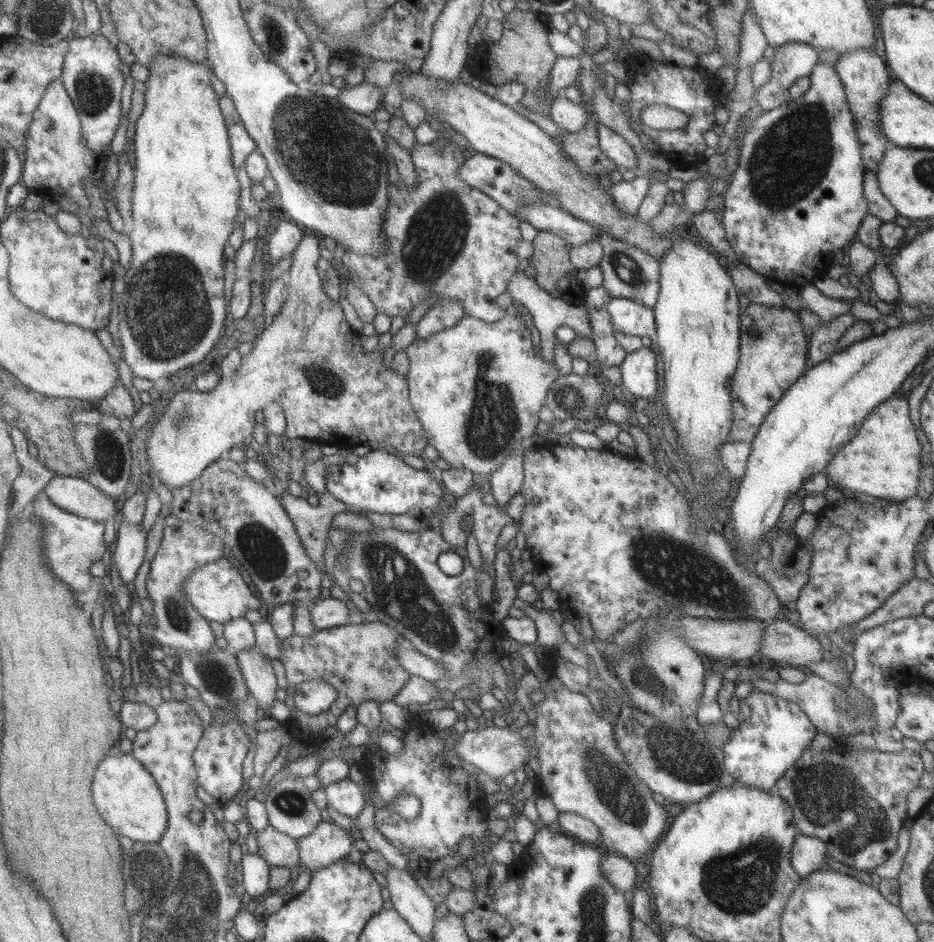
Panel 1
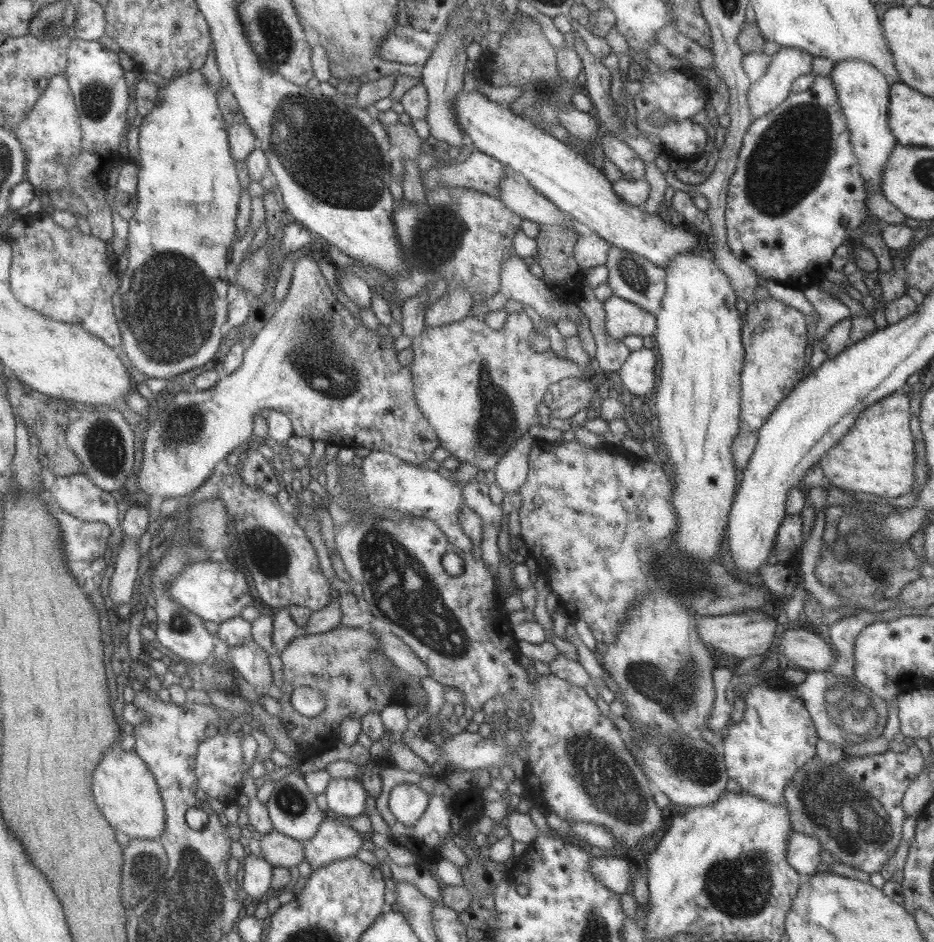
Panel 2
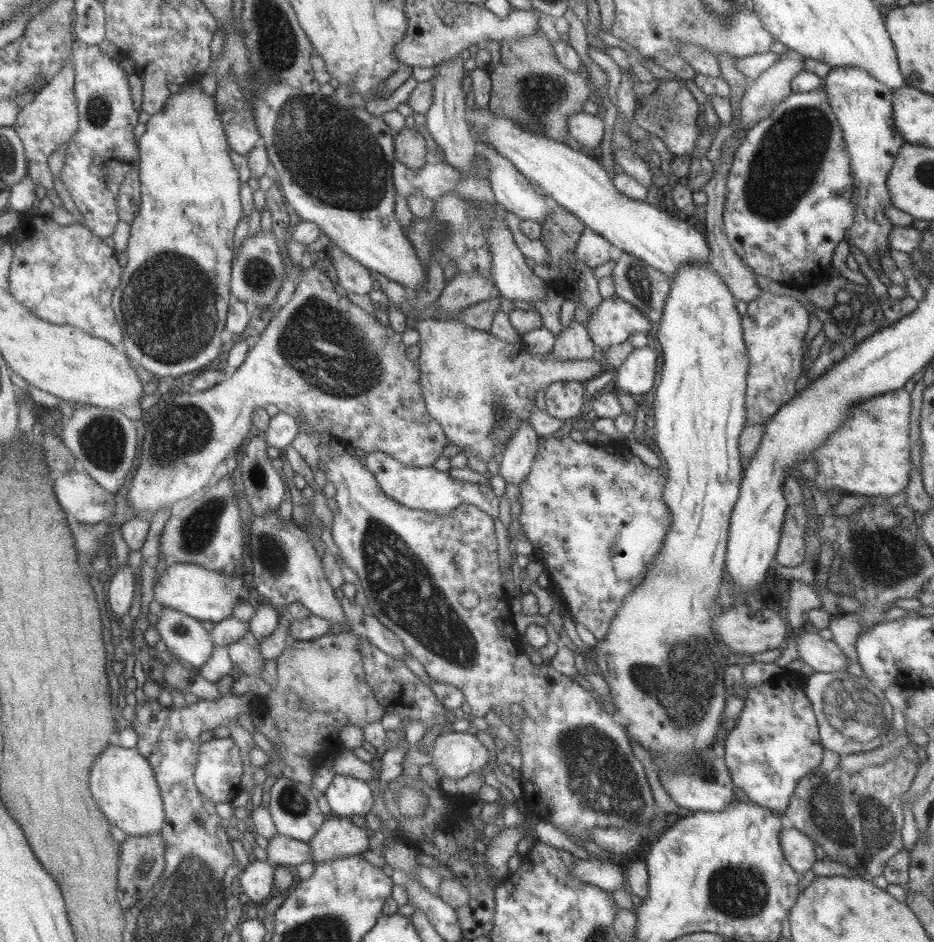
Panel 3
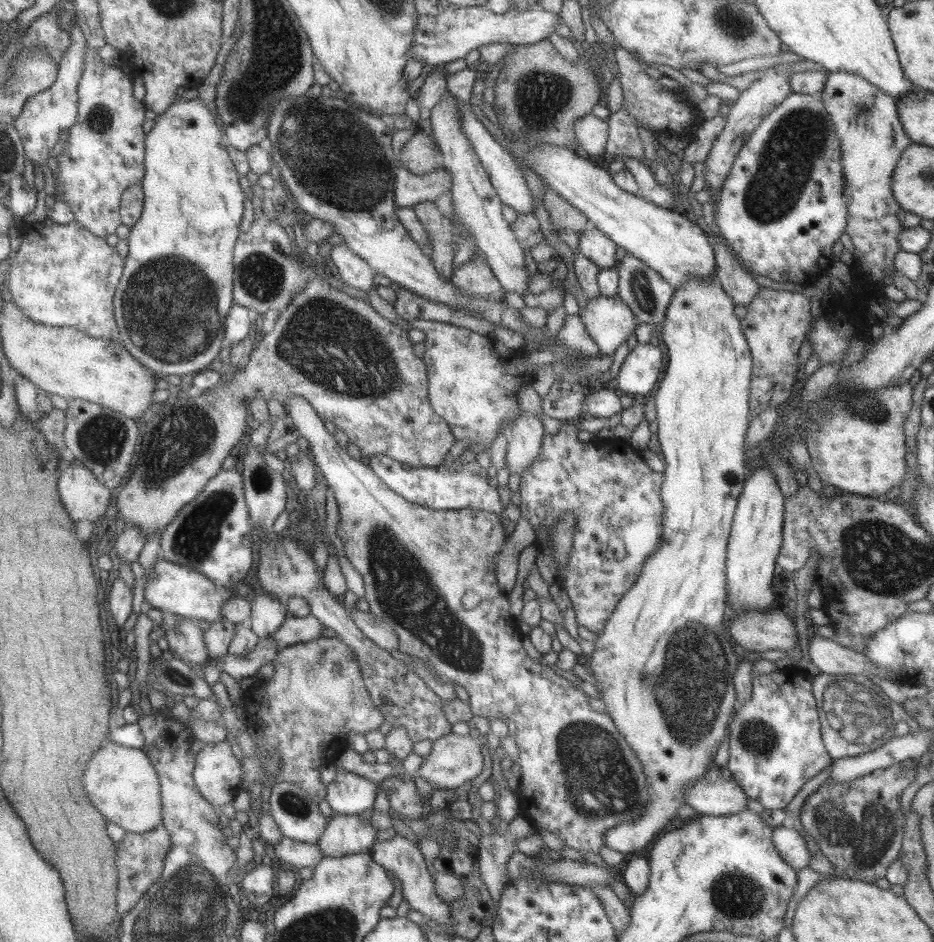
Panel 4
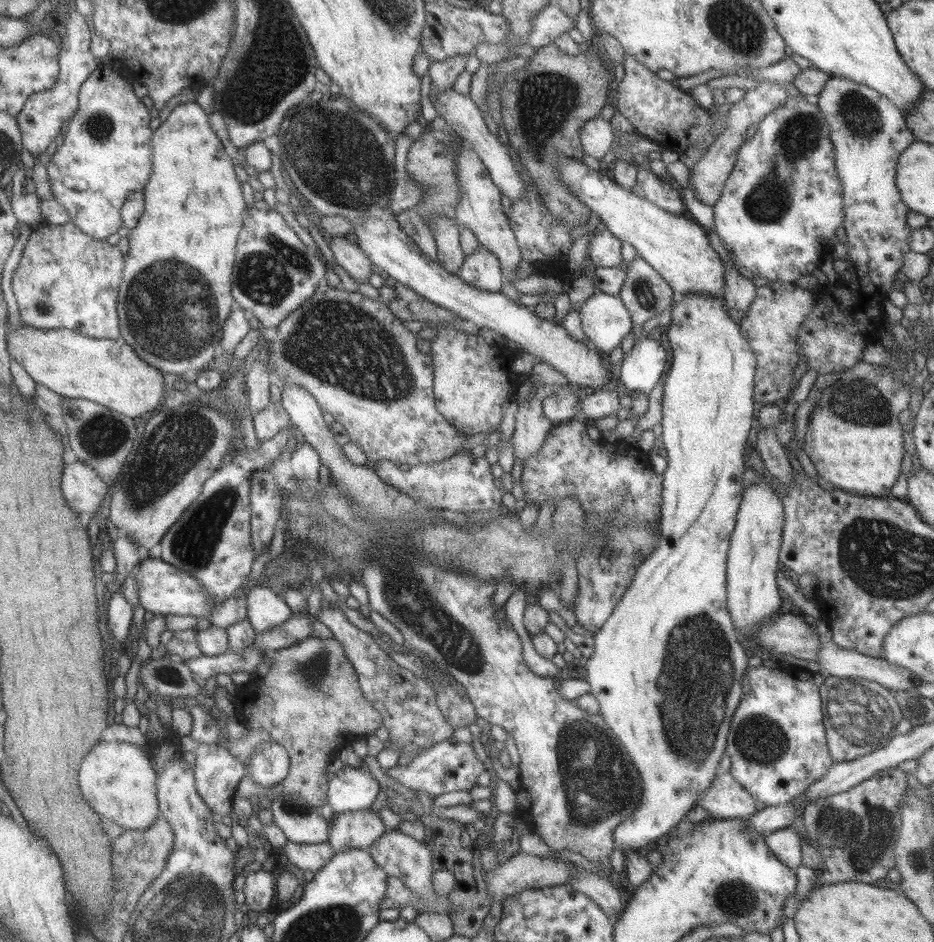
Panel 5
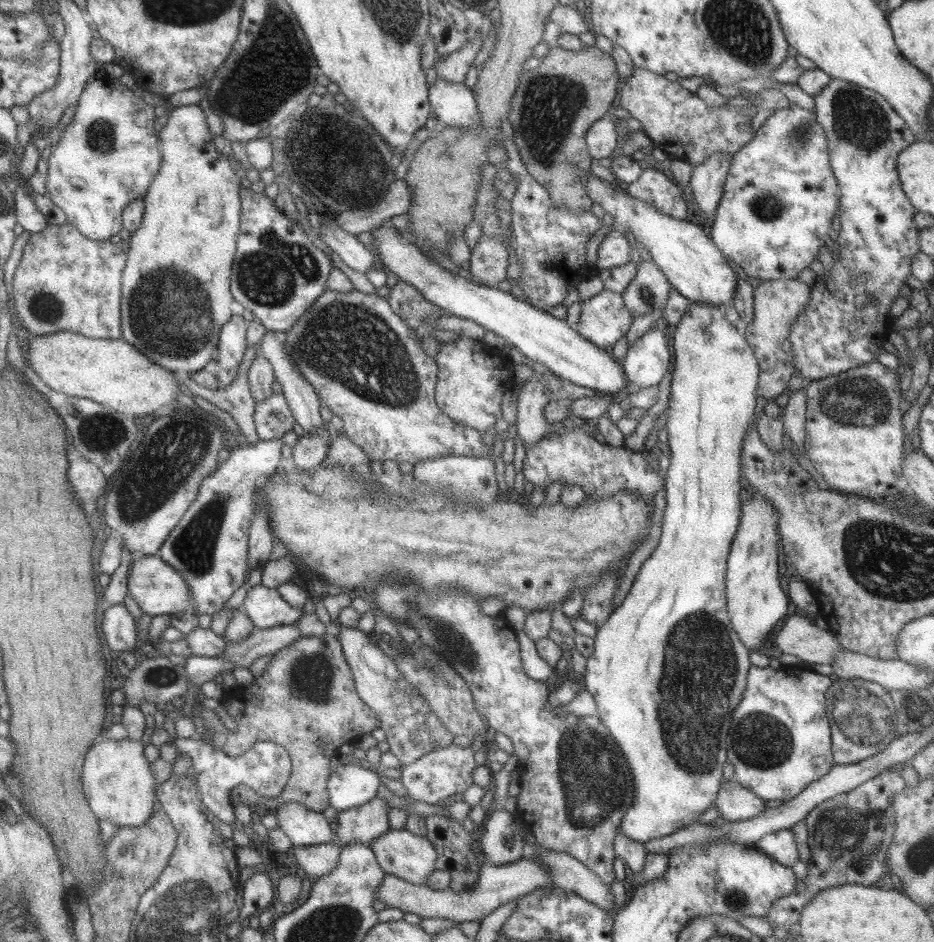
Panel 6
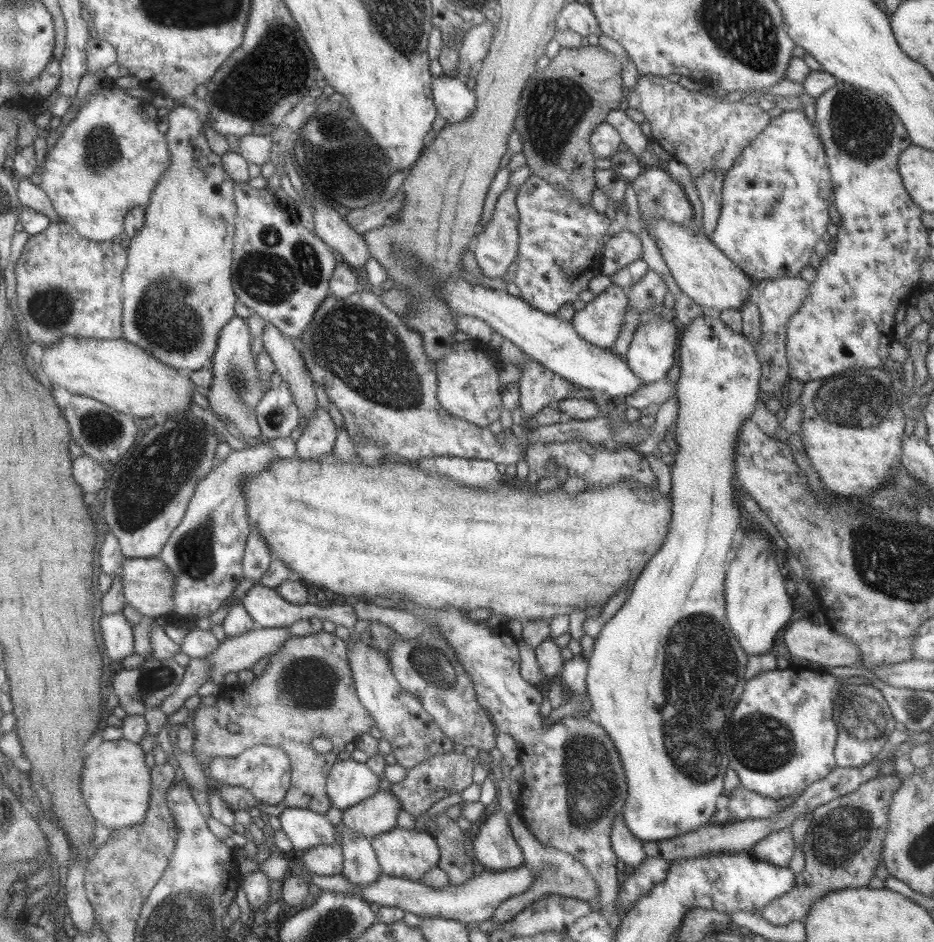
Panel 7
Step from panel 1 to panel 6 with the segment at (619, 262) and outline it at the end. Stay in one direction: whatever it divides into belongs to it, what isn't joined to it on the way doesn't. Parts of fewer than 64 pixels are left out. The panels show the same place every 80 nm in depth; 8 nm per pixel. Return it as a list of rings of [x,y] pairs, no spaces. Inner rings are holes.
[[[641,259],[636,264],[633,278],[621,295],[623,304],[633,319],[662,308],[670,289],[669,282],[659,268],[651,261]]]

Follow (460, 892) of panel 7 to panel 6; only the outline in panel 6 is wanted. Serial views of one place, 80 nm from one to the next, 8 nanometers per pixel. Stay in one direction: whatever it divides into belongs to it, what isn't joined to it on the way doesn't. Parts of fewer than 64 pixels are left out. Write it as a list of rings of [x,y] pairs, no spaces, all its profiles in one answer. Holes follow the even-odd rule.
[[[525,854],[510,863],[495,865],[488,862],[481,865],[476,885],[471,890],[463,890],[461,893],[453,892],[450,888],[433,890],[426,884],[417,886],[393,875],[384,875],[374,895],[376,901],[381,901],[387,907],[398,908],[404,913],[411,912],[425,918],[448,918],[459,924],[471,920],[481,920],[493,909],[499,908],[503,904],[509,904],[517,897],[536,888],[549,887],[551,881],[550,872],[539,861]]]

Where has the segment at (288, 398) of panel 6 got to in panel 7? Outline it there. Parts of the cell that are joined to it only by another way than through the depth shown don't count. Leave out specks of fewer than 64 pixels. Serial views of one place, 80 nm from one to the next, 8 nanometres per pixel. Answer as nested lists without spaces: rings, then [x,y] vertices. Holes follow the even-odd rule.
[[[268,323],[259,338],[262,339],[262,350],[275,365],[274,372],[279,374],[282,383],[291,391],[291,398],[298,413],[309,418],[316,411],[317,406],[314,382],[305,368],[305,362],[301,359],[293,339],[283,336]]]

